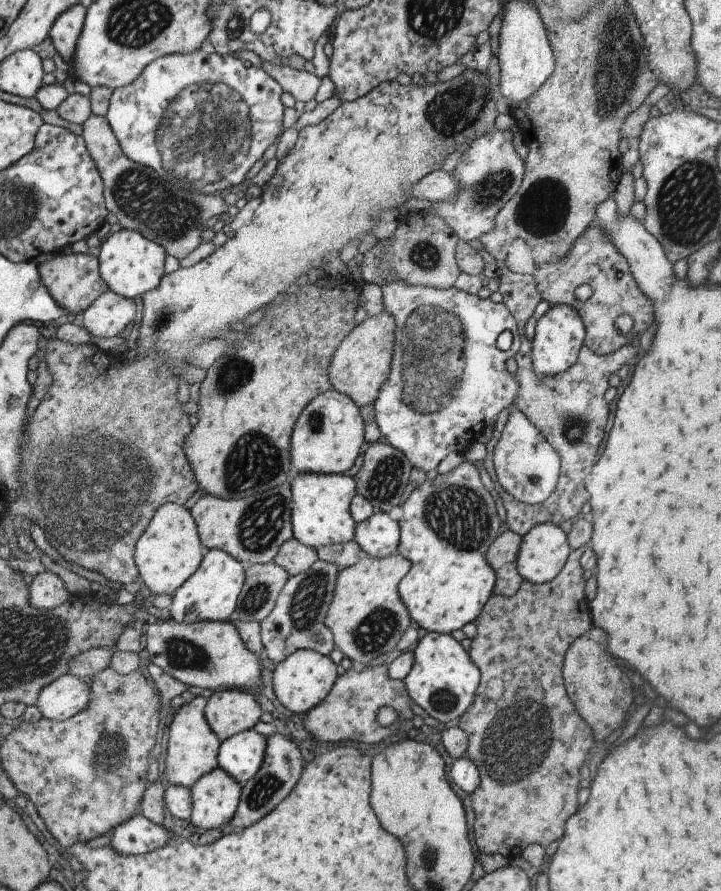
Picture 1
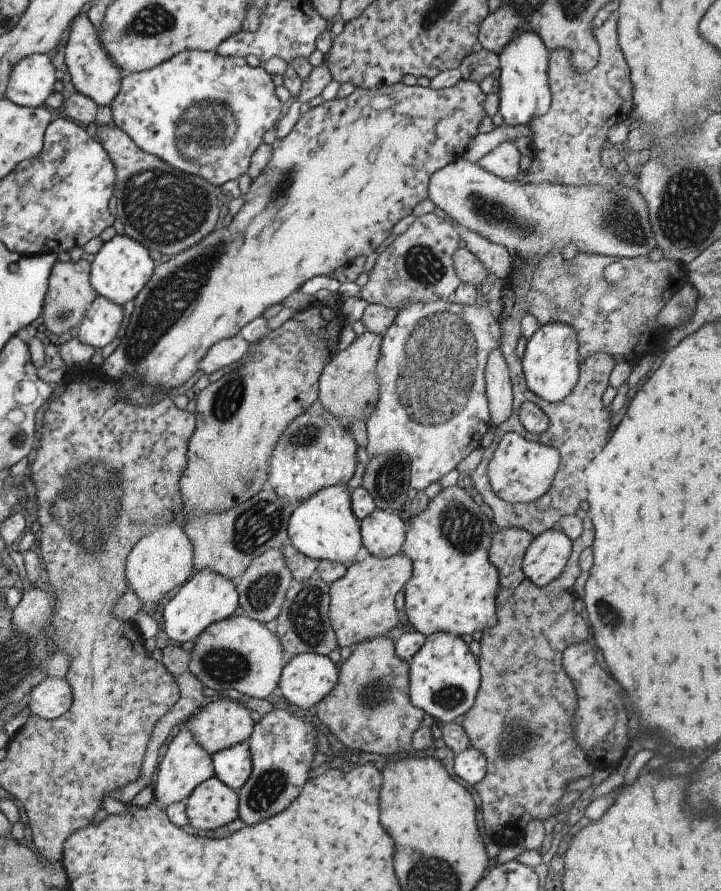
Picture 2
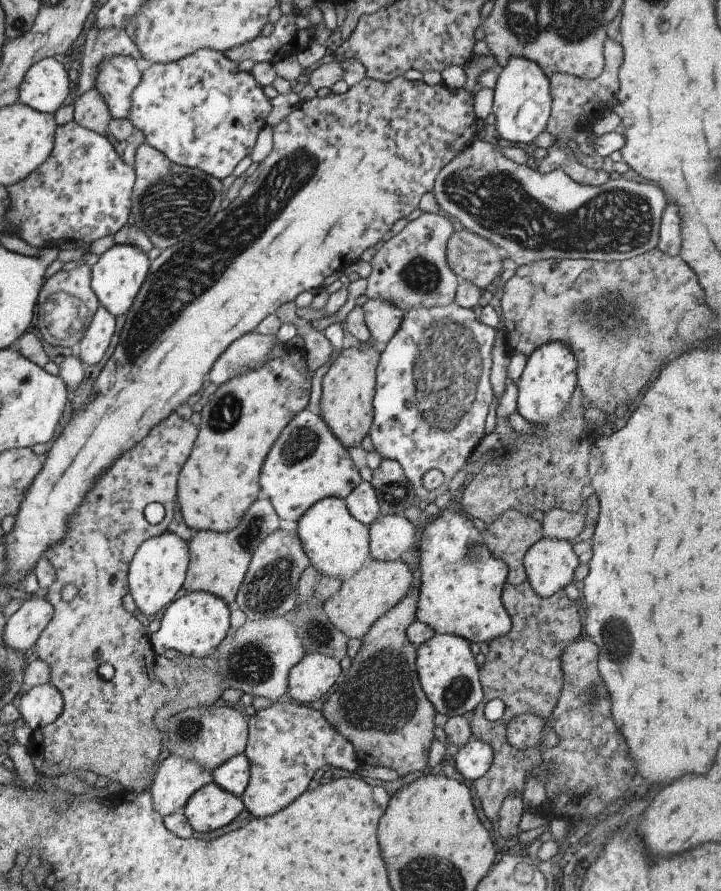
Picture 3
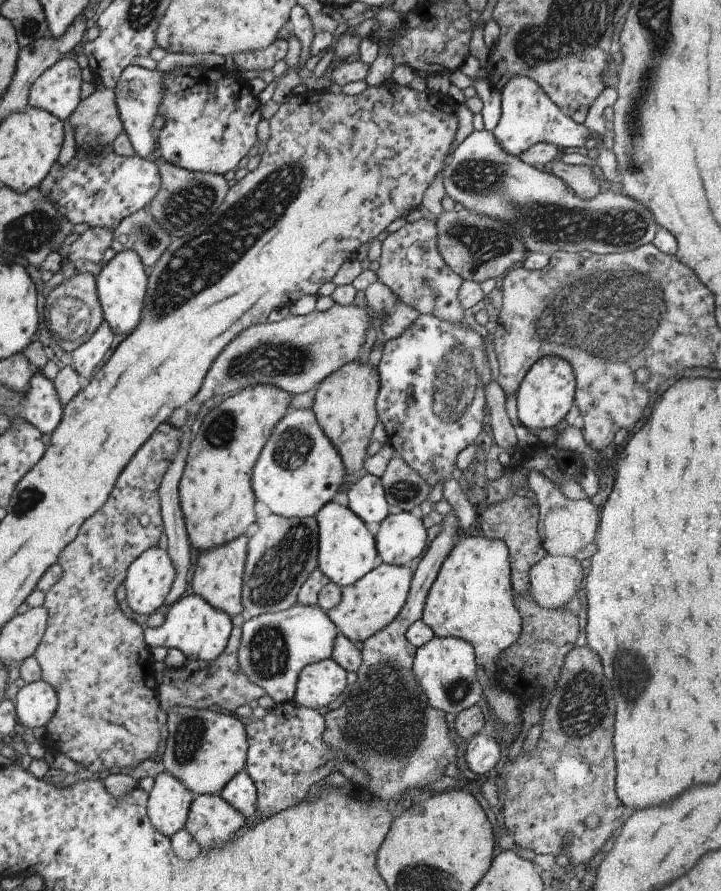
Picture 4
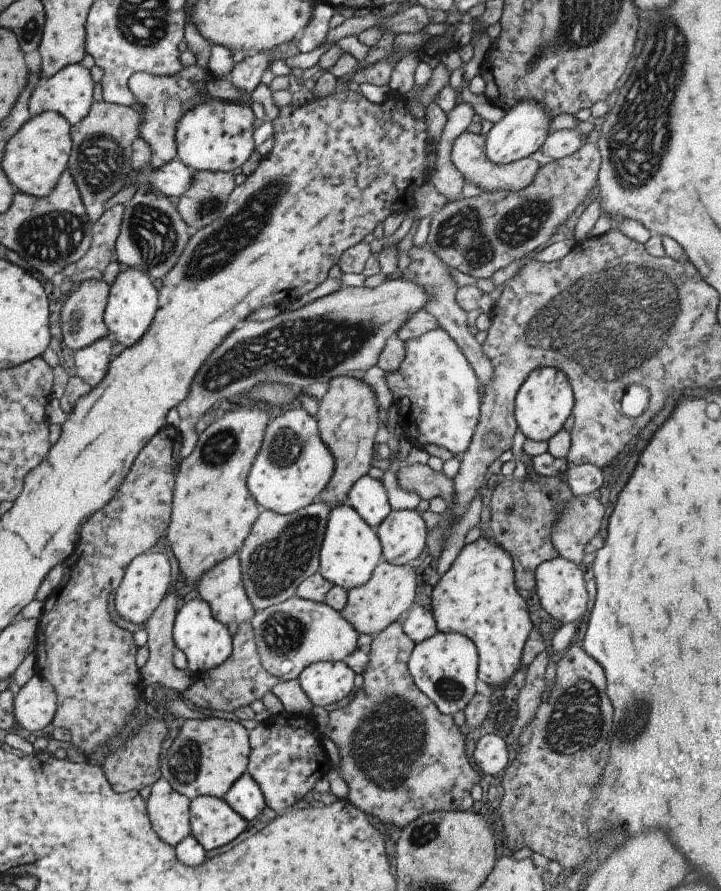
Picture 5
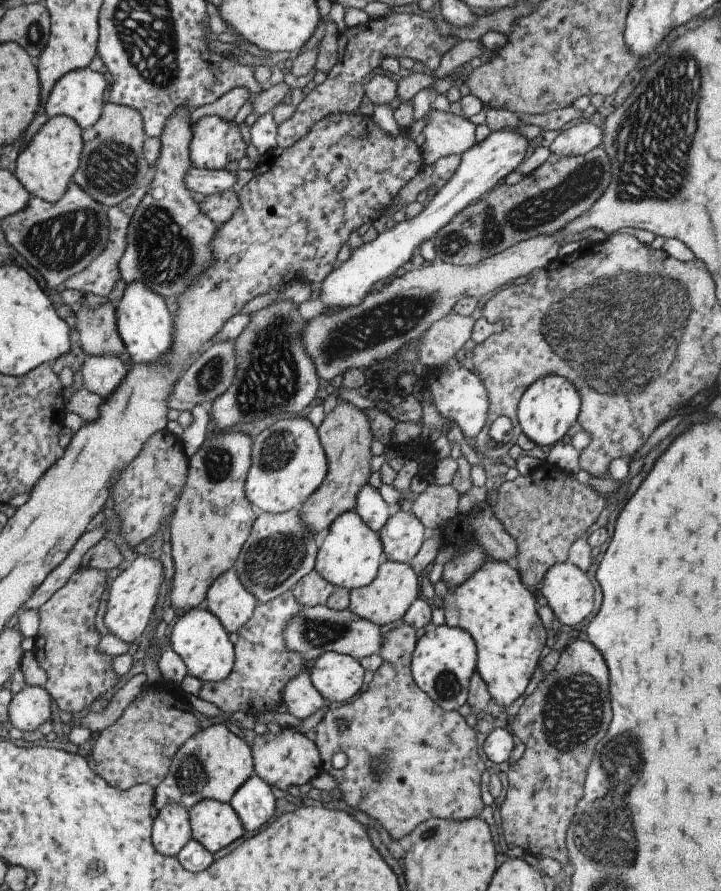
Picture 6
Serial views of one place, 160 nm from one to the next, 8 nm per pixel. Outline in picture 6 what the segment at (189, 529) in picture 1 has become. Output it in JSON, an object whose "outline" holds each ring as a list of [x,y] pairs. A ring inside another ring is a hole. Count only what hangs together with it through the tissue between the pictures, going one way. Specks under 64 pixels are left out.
{"outline":[[[137,555],[130,559],[129,566],[111,581],[103,622],[111,634],[121,638],[123,642],[130,643],[149,623],[149,616],[157,602],[159,586],[163,582],[163,566],[159,559]]]}

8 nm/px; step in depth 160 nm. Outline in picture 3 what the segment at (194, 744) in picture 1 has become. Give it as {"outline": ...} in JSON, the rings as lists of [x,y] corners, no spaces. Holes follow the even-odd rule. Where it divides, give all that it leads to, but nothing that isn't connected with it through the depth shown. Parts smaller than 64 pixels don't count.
{"outline":[[[169,753],[151,776],[149,792],[152,805],[162,817],[182,813],[187,799],[211,780],[211,773],[198,764],[191,766],[189,762],[193,760]]]}

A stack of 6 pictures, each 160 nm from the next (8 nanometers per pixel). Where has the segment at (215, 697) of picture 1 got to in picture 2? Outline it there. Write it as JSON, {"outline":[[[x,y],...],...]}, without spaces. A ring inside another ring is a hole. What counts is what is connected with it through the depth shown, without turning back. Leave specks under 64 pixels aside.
{"outline":[[[229,698],[213,700],[198,710],[198,714],[189,718],[183,724],[187,727],[196,740],[198,745],[205,749],[209,756],[218,753],[219,750],[239,744],[241,741],[247,741],[248,736],[253,730],[253,721],[251,721],[251,711],[245,703],[240,703]]]}

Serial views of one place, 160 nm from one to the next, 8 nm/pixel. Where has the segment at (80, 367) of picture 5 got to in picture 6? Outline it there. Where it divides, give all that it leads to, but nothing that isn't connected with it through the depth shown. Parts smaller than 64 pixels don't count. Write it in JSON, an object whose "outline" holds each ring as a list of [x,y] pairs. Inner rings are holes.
{"outline":[[[103,354],[103,356],[86,356],[81,364],[83,387],[101,398],[107,398],[117,384],[125,378],[126,367],[121,364],[118,356]]]}

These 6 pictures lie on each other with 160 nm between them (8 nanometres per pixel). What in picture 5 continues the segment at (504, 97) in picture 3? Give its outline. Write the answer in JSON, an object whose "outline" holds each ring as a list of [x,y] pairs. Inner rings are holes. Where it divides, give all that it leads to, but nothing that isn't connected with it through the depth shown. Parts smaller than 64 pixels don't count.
{"outline":[[[519,99],[512,107],[506,109],[501,119],[493,123],[486,133],[485,154],[494,163],[510,163],[533,154],[549,134],[549,124],[553,117],[537,101]]]}

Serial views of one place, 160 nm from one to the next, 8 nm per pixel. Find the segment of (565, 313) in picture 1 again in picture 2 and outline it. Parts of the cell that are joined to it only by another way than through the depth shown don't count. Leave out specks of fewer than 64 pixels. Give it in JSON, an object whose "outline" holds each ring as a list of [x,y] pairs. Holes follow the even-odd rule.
{"outline":[[[553,321],[539,326],[528,339],[520,360],[527,388],[536,397],[535,401],[556,403],[571,392],[578,379],[581,356],[577,352],[576,332],[571,325]]]}

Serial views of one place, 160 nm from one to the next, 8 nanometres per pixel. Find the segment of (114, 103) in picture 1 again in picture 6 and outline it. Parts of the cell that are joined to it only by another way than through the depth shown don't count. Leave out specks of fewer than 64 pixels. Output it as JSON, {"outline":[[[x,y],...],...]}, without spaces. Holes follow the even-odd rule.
{"outline":[[[217,116],[201,118],[190,126],[189,160],[201,170],[224,169],[229,160],[238,161],[246,156],[247,144],[243,142],[234,122]]]}

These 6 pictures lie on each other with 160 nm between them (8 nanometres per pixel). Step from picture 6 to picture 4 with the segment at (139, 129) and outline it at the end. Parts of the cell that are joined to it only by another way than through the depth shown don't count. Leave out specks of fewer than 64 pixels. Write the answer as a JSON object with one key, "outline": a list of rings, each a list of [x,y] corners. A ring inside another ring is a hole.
{"outline":[[[95,88],[83,98],[68,118],[72,126],[77,151],[97,154],[101,147],[111,144],[122,130],[113,91],[110,88]]]}

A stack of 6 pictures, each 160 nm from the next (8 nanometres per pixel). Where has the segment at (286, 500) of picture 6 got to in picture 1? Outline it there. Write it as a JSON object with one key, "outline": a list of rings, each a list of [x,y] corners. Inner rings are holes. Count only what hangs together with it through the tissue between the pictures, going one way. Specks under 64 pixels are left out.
{"outline":[[[331,388],[318,394],[305,405],[293,425],[288,460],[294,476],[297,473],[347,472],[366,445],[363,425],[358,406],[347,395]]]}

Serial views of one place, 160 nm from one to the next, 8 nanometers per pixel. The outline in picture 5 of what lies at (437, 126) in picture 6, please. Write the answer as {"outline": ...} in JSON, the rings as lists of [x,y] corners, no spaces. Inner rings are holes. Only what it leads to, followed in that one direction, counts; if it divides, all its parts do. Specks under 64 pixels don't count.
{"outline":[[[463,131],[452,142],[450,159],[455,170],[461,174],[464,183],[469,182],[469,184],[477,186],[479,190],[482,190],[482,193],[495,193],[497,191],[516,193],[533,182],[542,164],[530,157],[523,157],[510,163],[491,162],[485,154],[485,139],[486,135],[484,134]]]}

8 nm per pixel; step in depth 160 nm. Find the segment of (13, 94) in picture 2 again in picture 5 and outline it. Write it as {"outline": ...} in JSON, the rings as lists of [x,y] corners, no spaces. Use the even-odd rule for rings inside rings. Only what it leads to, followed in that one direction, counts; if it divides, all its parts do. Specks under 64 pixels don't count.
{"outline":[[[71,63],[61,70],[58,70],[53,77],[39,80],[35,84],[35,88],[31,91],[29,98],[30,116],[43,113],[45,111],[53,111],[63,115],[66,121],[74,126],[89,112],[91,103],[93,102],[93,82],[89,75],[89,69],[84,68],[81,64]]]}

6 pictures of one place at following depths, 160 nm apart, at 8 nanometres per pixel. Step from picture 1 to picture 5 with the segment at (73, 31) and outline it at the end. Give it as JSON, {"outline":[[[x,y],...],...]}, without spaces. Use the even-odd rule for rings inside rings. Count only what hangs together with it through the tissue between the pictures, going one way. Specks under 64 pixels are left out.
{"outline":[[[188,65],[181,67],[178,73],[171,77],[159,77],[153,73],[138,72],[133,73],[127,81],[128,89],[141,106],[138,116],[138,136],[146,142],[150,148],[150,162],[152,169],[158,169],[161,165],[167,164],[174,158],[176,150],[174,143],[174,128],[177,119],[189,110],[192,106],[200,103],[203,99],[213,99],[208,95],[197,94],[201,86],[201,80],[209,75],[209,71]]]}

